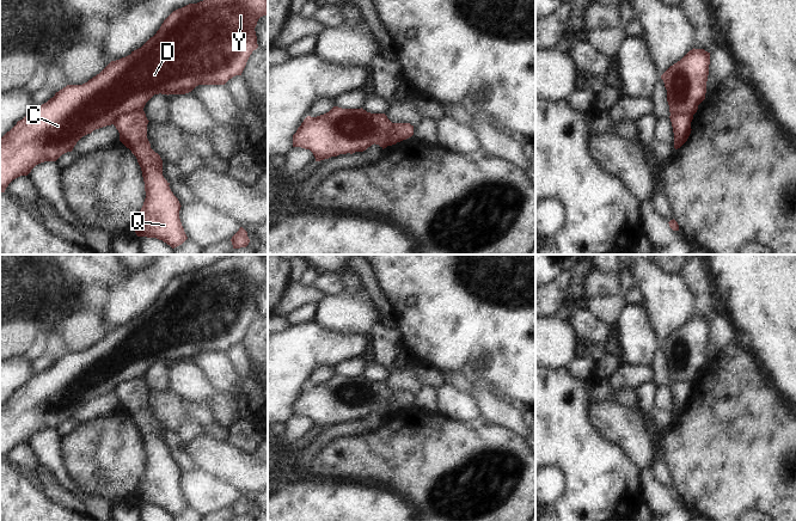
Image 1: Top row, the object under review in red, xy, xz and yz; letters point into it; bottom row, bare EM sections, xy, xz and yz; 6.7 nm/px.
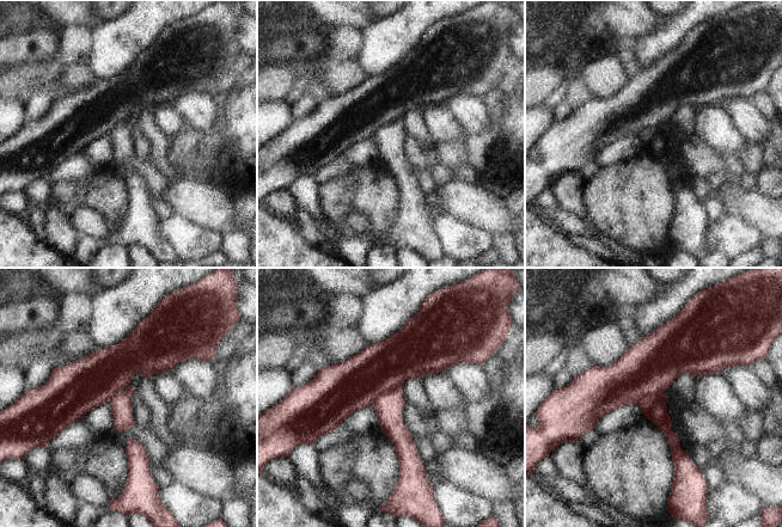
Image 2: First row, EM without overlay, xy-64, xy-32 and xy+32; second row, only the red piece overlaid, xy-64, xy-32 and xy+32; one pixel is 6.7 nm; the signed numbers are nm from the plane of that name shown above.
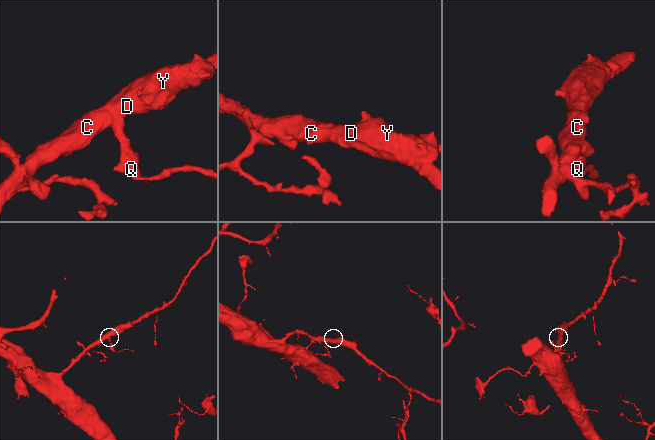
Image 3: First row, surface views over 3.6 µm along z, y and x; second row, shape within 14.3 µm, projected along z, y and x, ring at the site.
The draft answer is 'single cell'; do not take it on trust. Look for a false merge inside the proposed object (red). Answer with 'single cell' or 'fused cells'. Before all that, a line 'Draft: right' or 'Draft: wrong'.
Draft: wrong
fused cells

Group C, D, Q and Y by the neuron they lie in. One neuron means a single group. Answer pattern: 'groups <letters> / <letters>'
groups C D Y / Q

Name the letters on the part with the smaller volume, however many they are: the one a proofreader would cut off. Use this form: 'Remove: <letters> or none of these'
Remove: Q

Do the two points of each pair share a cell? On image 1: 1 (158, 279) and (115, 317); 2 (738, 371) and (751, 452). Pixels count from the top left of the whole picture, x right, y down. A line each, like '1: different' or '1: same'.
1: same
2: same

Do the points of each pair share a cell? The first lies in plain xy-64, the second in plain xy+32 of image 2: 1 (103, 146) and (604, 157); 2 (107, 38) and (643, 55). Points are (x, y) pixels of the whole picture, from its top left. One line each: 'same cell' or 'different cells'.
1: same cell
2: same cell

